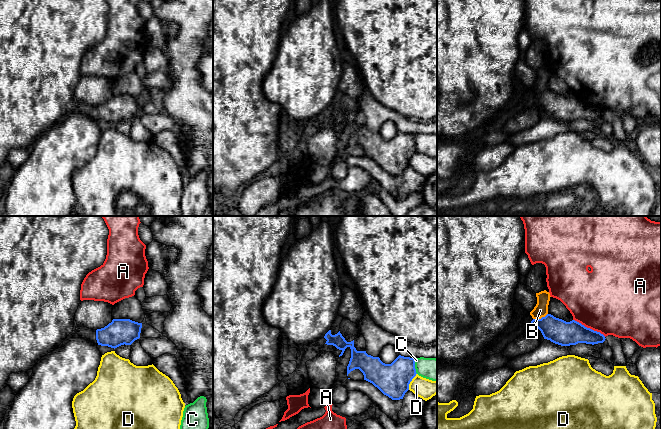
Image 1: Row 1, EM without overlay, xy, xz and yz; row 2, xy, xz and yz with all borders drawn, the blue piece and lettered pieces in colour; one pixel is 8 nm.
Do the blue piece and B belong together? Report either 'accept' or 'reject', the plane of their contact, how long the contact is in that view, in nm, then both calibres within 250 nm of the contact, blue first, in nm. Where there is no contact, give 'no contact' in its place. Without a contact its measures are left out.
accept; contact in yz; length 130 nm; calibres 200 and 110 nm

